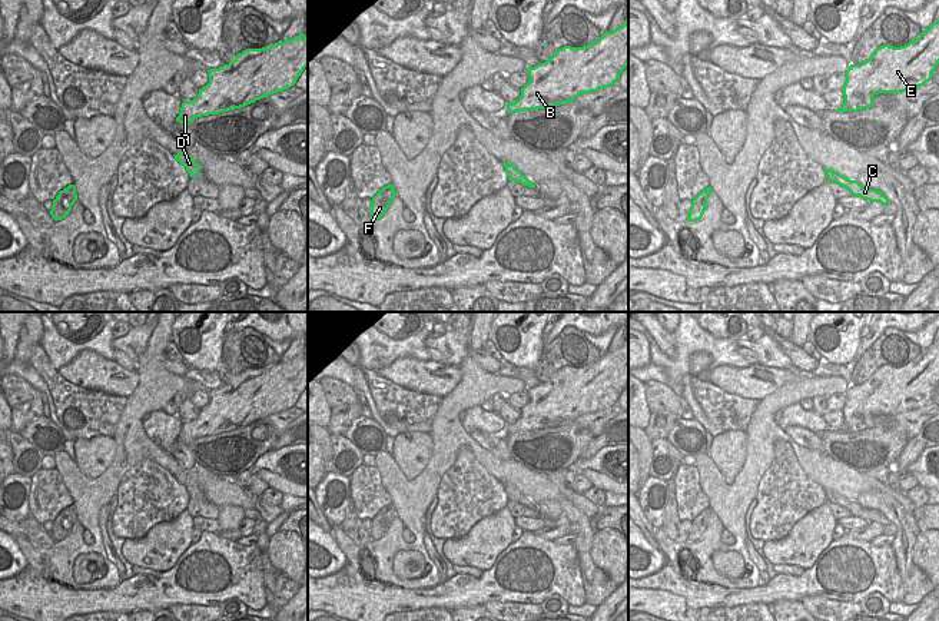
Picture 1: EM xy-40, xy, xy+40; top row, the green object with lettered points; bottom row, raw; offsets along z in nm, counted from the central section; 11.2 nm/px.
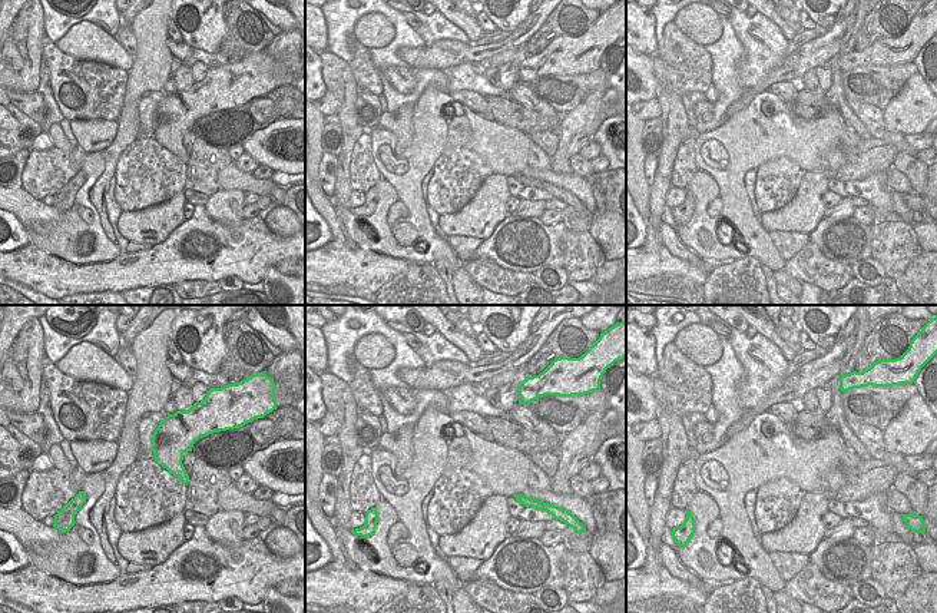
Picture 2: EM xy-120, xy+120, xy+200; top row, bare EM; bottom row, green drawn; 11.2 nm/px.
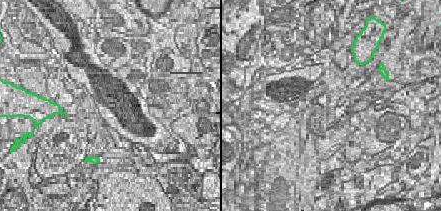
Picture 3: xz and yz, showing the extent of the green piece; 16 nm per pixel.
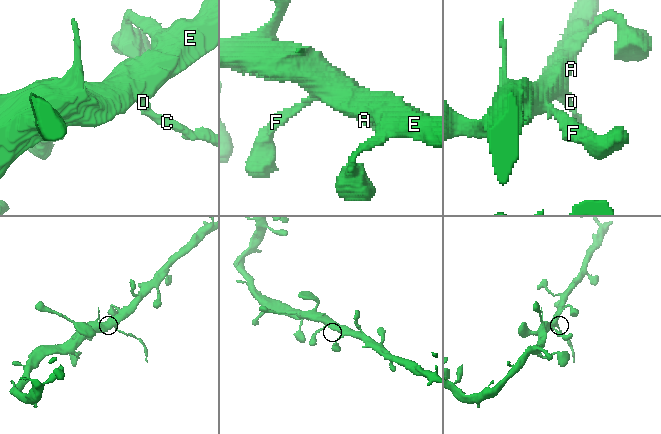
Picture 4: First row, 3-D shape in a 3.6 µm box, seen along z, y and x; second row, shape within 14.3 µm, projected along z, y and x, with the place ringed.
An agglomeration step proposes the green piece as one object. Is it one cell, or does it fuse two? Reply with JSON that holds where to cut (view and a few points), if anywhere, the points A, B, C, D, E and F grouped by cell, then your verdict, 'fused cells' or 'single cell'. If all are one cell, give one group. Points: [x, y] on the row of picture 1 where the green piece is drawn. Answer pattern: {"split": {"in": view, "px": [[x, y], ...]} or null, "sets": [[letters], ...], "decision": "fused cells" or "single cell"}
{"split": {"in": "xy", "px": [[521, 173], [517, 178], [508, 179]]}, "sets": [["A", "B", "D", "E", "F"], ["C"]], "decision": "fused cells"}

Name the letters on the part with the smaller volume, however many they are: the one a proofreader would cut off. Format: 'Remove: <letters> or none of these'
Remove: C

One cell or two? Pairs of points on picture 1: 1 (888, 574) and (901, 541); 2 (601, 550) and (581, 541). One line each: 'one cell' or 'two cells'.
1: two cells
2: two cells

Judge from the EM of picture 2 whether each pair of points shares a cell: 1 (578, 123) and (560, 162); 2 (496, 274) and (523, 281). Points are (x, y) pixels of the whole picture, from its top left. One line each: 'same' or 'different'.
1: same
2: same

